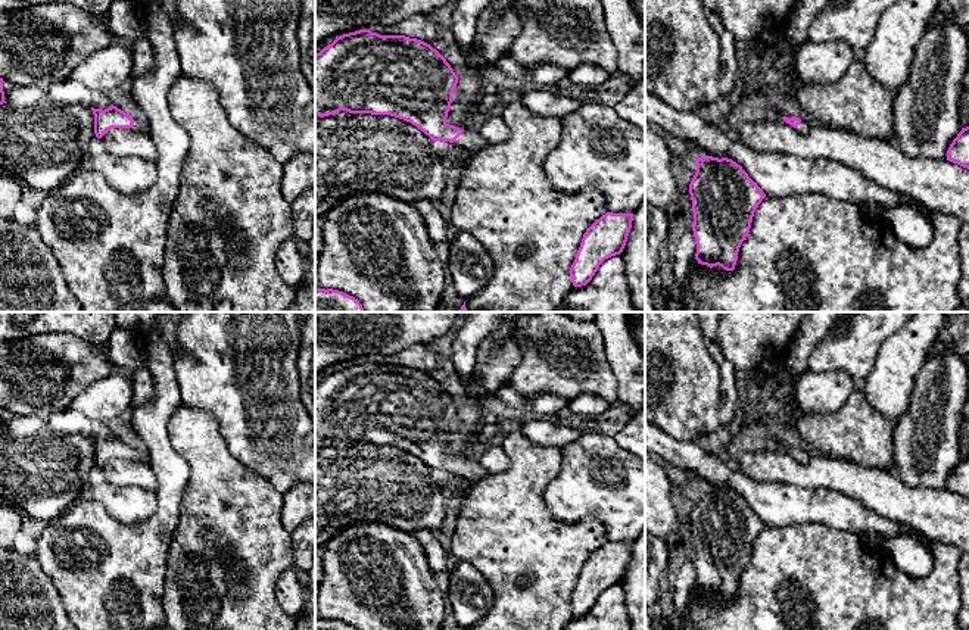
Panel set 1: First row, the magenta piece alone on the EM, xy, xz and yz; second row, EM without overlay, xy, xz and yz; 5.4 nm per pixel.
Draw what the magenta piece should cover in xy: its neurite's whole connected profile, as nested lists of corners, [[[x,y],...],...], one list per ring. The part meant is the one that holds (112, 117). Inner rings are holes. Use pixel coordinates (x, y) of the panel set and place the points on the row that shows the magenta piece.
[[[110,105],[108,109],[100,110],[91,107],[94,115],[94,134],[102,138],[112,128],[131,128],[153,134],[153,125],[150,122],[135,122],[130,113]]]

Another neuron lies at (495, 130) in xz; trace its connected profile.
[[[493,116],[483,124],[482,130],[489,144],[499,144],[510,135],[510,128],[502,116]]]

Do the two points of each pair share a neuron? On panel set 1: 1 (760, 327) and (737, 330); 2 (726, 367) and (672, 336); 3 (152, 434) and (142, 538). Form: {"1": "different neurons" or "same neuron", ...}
{"1": "same neuron", "2": "different neurons", "3": "same neuron"}

